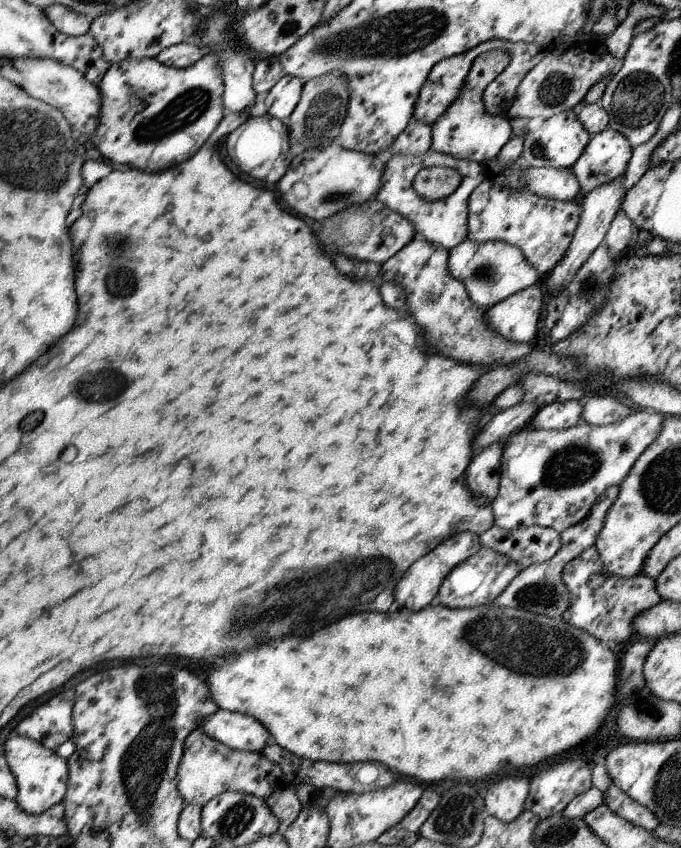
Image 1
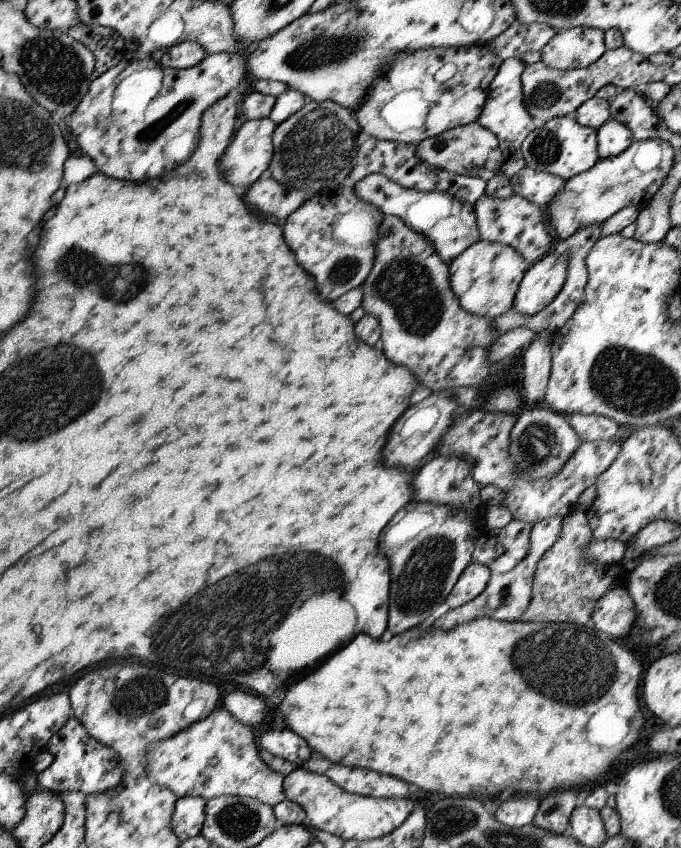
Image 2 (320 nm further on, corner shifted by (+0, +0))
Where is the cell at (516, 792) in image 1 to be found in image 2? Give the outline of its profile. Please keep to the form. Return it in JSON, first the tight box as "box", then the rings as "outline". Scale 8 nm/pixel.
{"box":[496,796,539,828],"outline":[[[516,796],[500,804],[496,810],[496,821],[511,828],[521,828],[534,821],[539,804],[532,796]]]}

